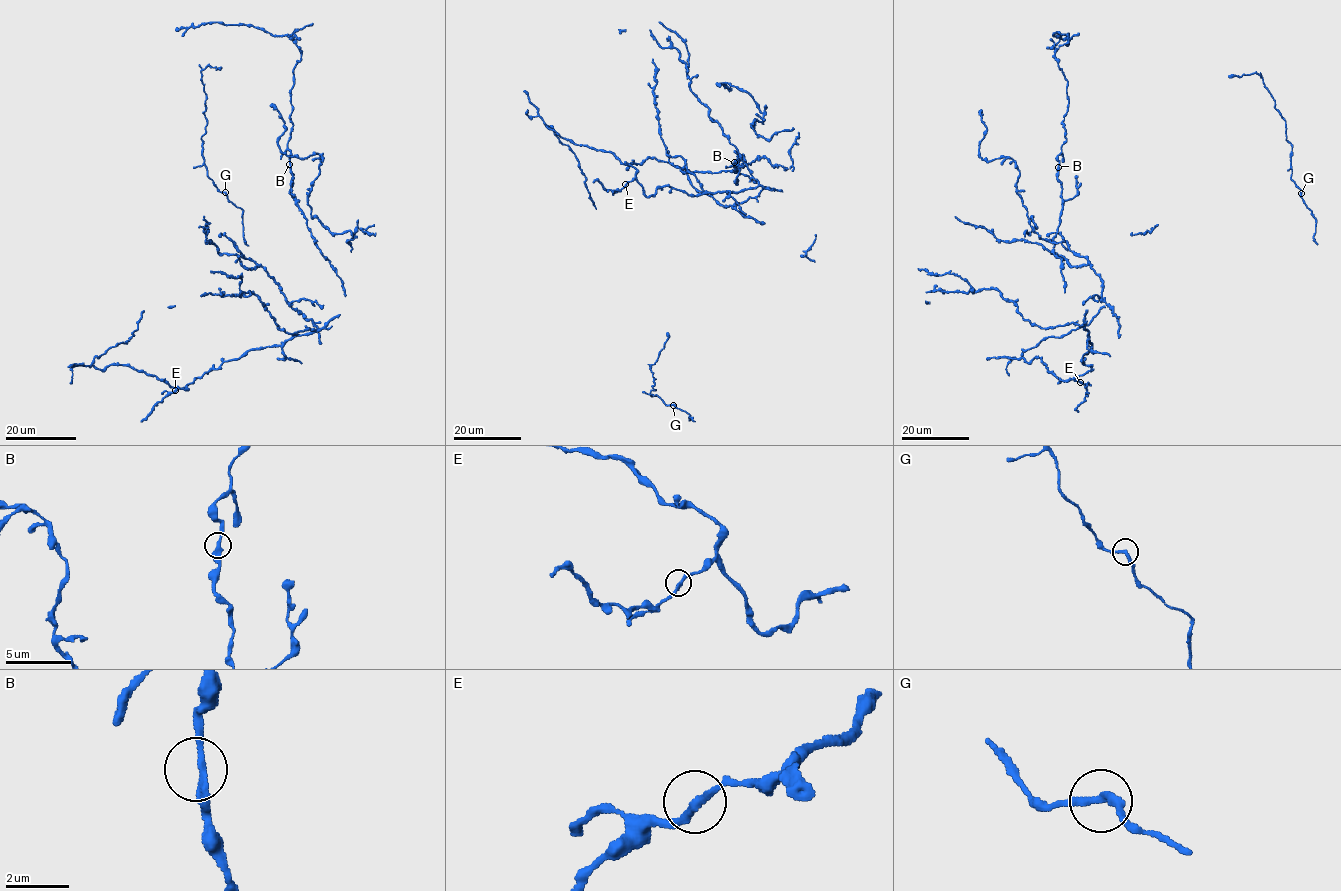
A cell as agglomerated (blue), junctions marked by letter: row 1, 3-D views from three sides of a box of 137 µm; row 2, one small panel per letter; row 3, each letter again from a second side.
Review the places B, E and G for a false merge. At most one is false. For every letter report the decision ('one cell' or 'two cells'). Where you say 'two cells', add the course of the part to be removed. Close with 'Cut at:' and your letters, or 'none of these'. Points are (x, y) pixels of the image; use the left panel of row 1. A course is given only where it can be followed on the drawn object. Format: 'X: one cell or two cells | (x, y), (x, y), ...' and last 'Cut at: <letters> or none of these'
B: one cell
E: one cell
G: one cell
Cut at: none of these

